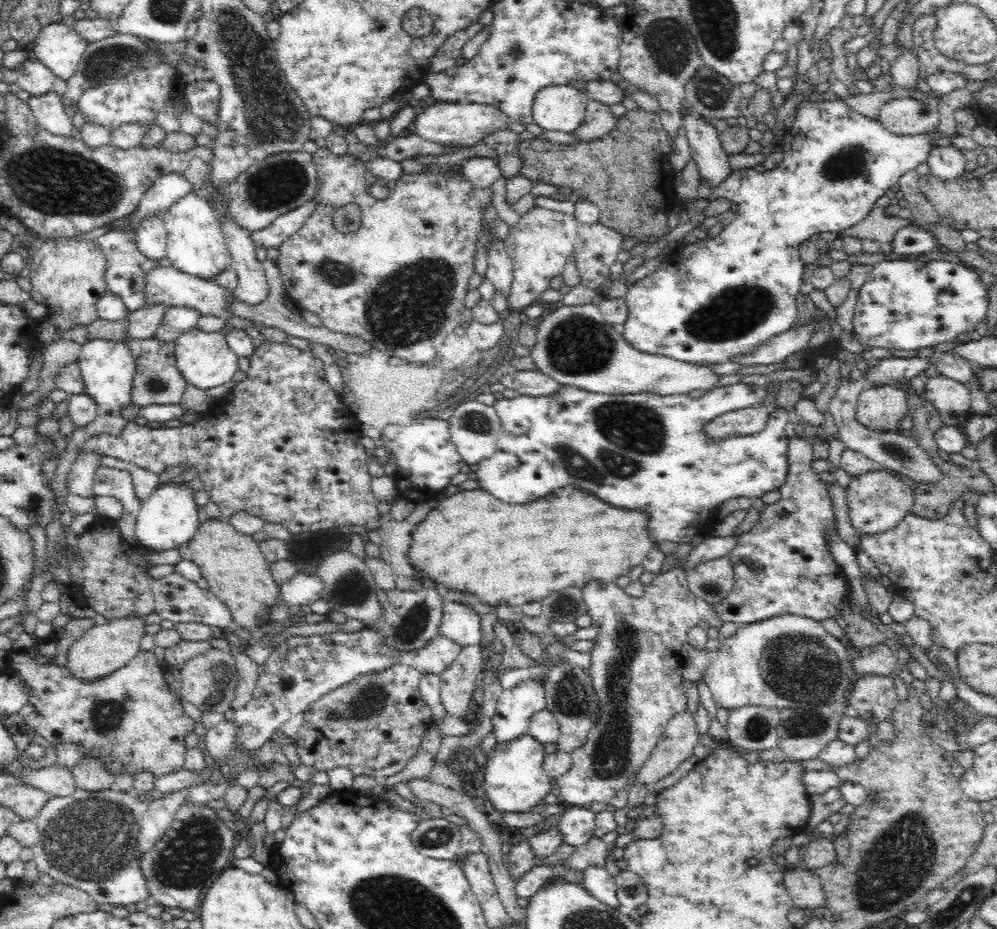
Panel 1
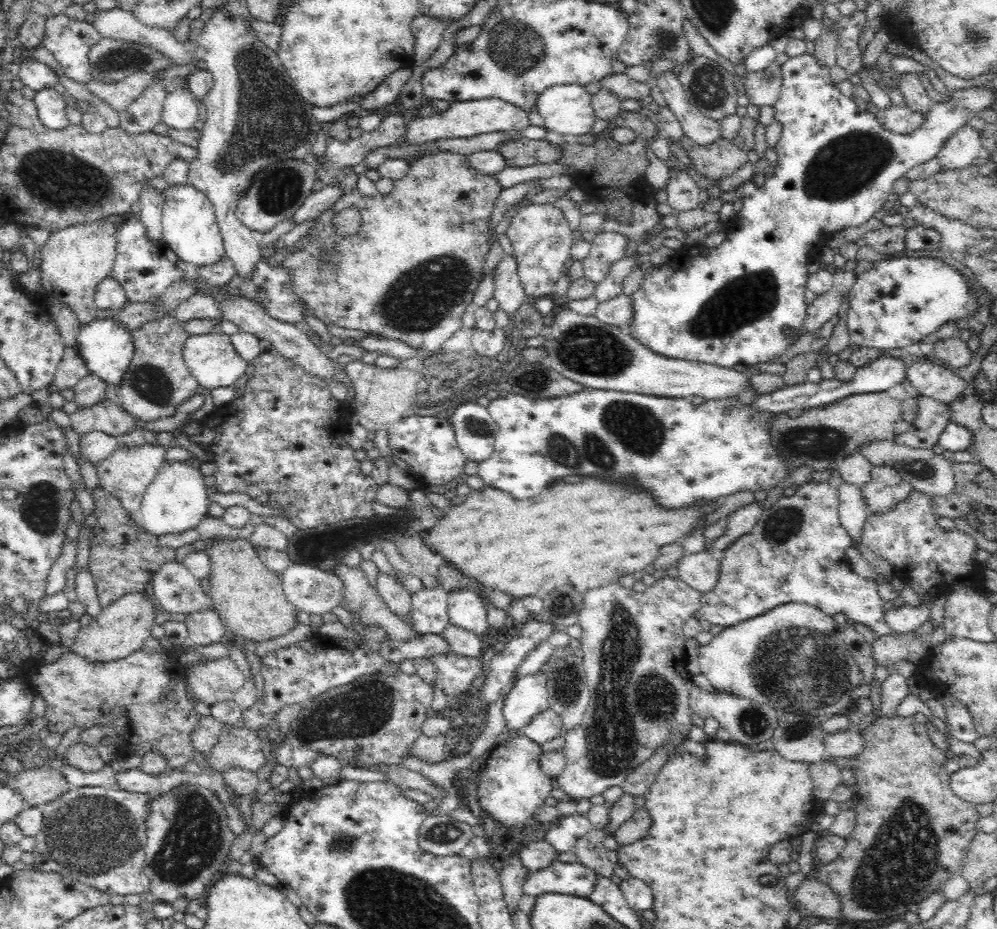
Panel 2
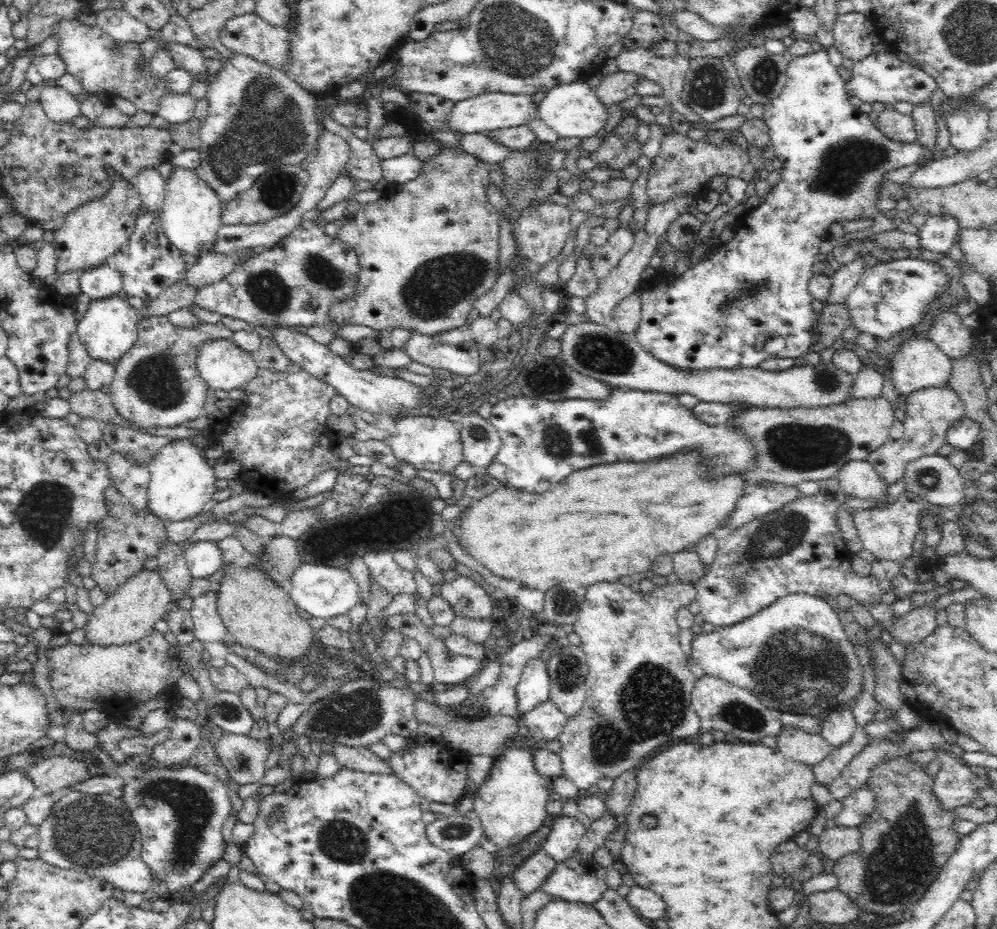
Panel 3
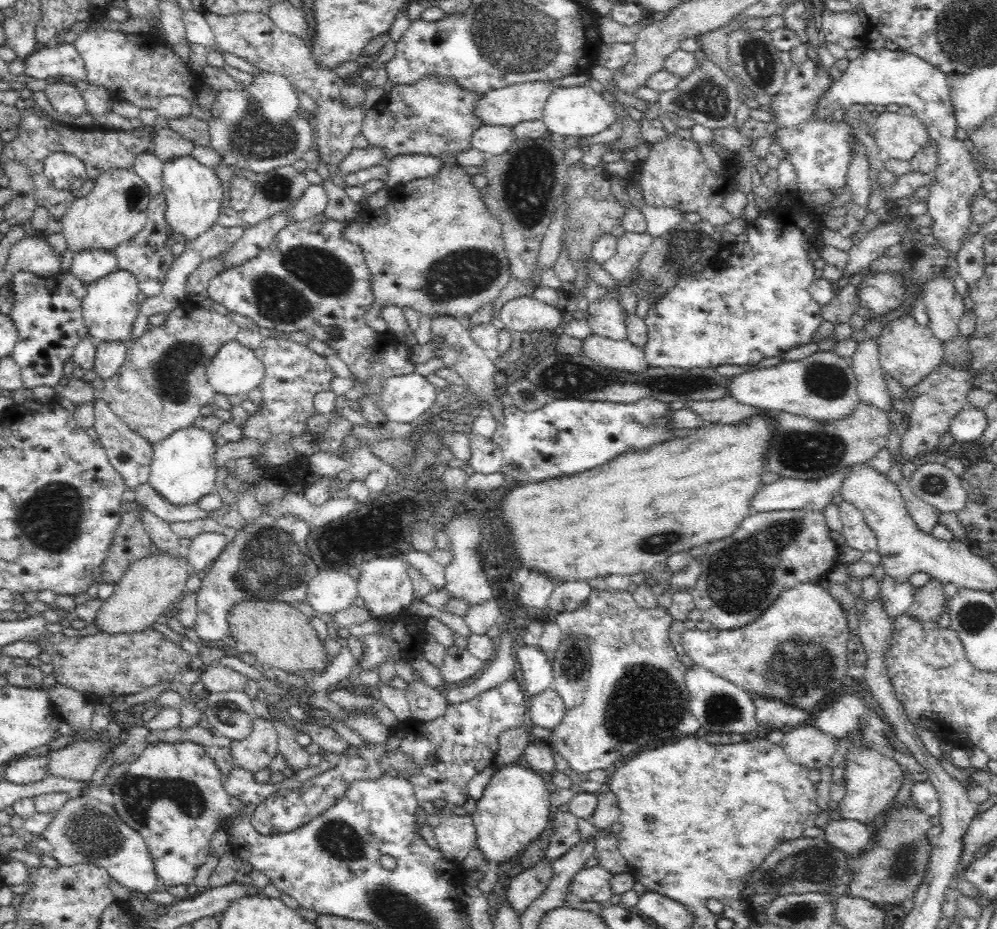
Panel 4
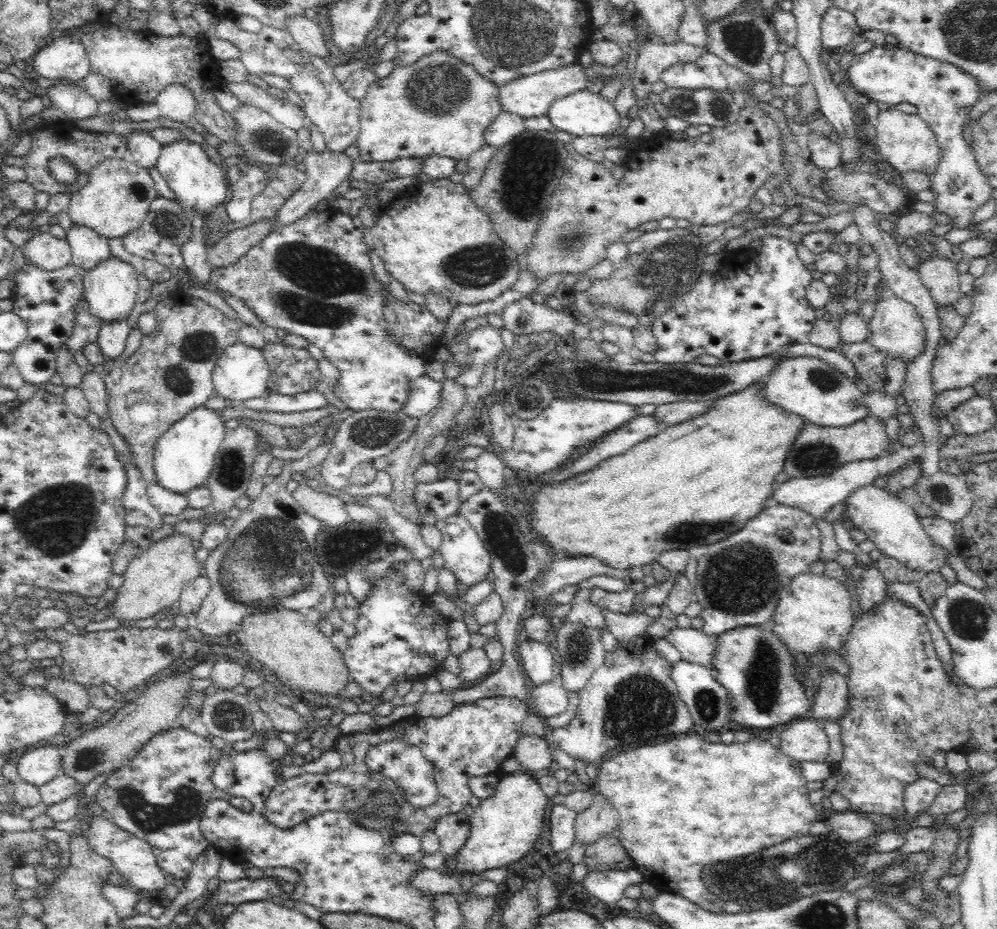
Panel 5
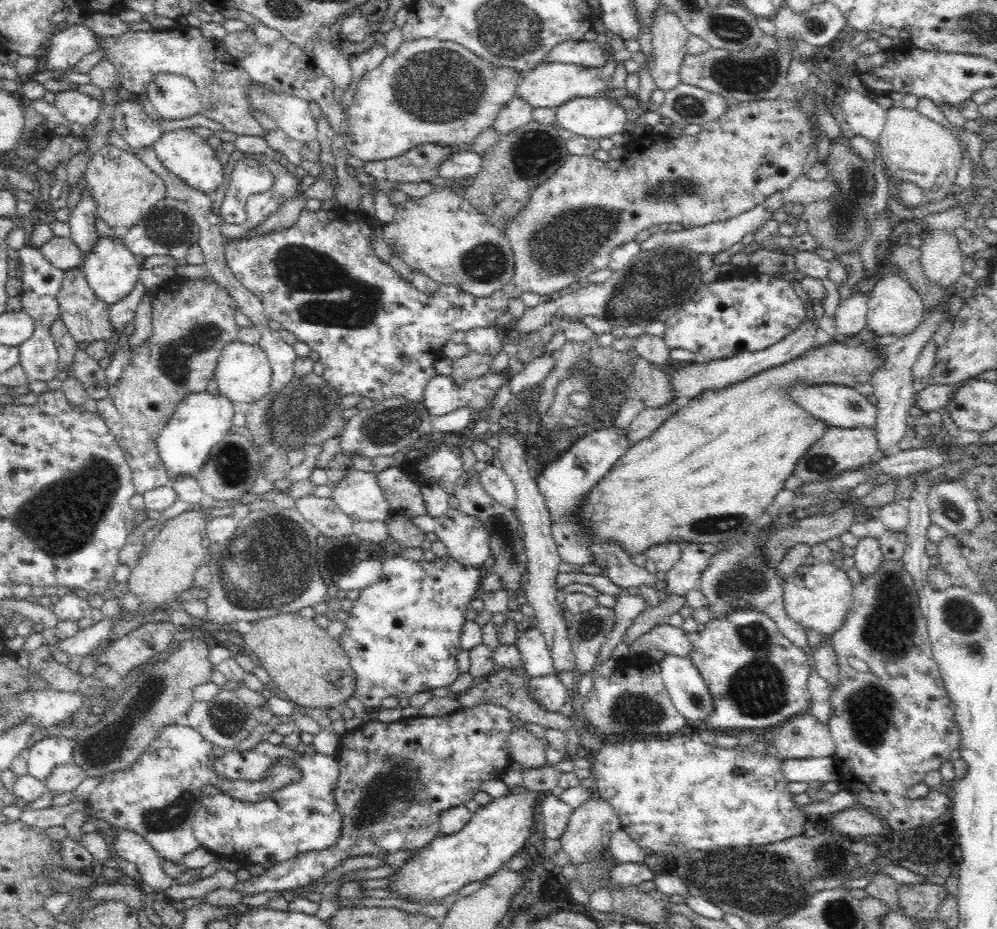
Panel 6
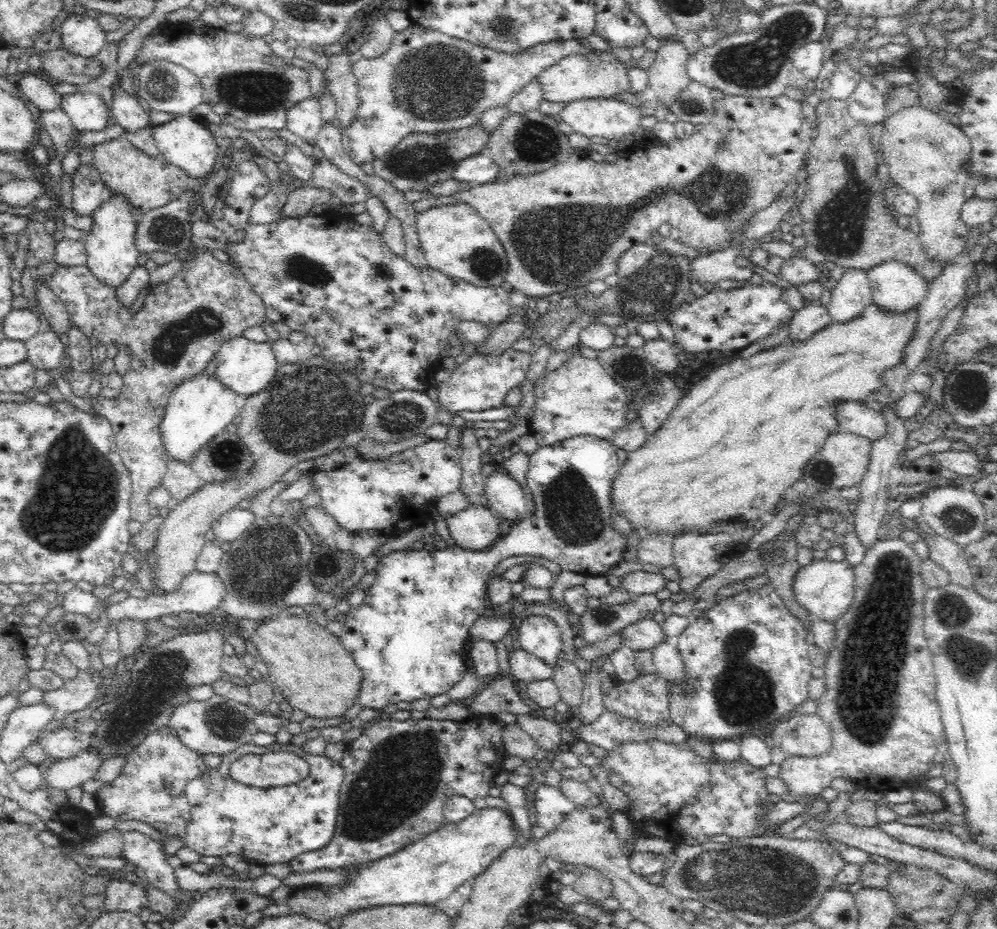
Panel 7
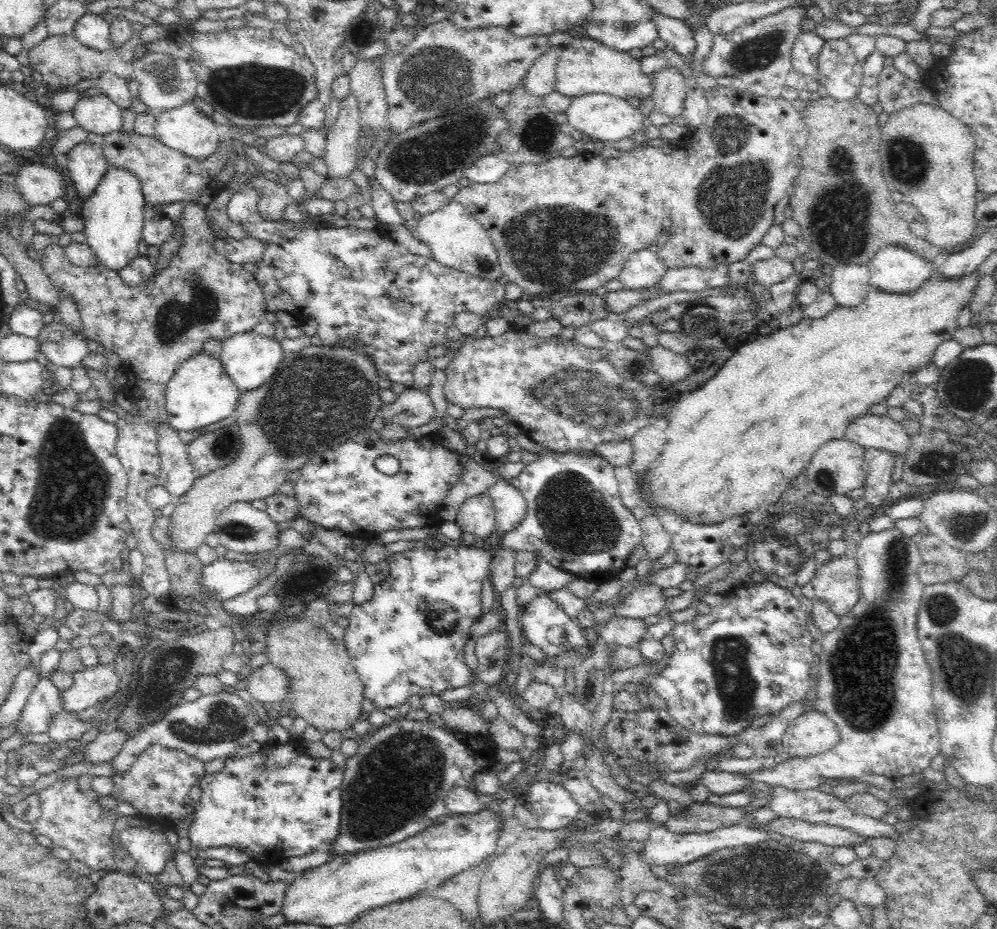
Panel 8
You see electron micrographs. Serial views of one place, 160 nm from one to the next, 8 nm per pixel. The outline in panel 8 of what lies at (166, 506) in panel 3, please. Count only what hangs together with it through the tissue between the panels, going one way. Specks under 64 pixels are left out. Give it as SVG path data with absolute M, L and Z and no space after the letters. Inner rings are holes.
M203 350L199 354L193 355L185 361L172 376L172 379L168 382L166 396L167 405L167 422L174 430L180 430L180 432L188 432L201 426L218 422L222 418L233 416L236 411L236 406L241 396L241 392L236 387L236 384L224 373L222 362L220 357L212 357L209 352Z

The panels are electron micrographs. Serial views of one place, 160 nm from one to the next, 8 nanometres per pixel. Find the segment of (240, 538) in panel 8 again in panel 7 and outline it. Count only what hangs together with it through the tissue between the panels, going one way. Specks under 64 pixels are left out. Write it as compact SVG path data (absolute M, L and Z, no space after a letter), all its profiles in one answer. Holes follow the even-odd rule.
M234 507L215 520L211 529L215 538L221 538L223 542L230 543L244 536L255 520L256 517L250 509Z

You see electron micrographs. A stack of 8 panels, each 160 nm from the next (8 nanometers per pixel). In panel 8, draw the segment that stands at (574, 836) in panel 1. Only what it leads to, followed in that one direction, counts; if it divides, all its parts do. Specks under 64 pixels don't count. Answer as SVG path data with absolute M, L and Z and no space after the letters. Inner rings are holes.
M534 780L528 788L528 799L540 829L556 831L577 823L580 809L562 784Z

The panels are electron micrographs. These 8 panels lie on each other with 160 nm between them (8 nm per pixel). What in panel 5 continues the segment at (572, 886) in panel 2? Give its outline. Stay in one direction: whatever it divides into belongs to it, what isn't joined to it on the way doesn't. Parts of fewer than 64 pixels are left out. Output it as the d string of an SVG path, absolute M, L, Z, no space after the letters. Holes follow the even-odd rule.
M638 869L612 870L588 873L584 878L584 889L598 898L608 907L614 907L615 903L625 896L625 890L630 886L638 886L644 883L644 878Z

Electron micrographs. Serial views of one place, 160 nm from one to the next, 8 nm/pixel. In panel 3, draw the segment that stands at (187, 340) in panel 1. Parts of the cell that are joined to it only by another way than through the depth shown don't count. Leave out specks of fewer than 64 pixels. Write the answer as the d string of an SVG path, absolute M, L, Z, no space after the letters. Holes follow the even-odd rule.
M232 339L208 341L200 346L196 365L212 390L242 390L258 376L258 365Z

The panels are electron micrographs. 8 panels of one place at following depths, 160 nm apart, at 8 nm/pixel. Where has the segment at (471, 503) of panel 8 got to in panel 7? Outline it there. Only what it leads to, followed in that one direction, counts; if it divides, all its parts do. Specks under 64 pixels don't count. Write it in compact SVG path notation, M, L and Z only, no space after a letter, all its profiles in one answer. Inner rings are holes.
M469 504L446 521L455 546L466 550L488 549L504 531L496 512L481 504Z

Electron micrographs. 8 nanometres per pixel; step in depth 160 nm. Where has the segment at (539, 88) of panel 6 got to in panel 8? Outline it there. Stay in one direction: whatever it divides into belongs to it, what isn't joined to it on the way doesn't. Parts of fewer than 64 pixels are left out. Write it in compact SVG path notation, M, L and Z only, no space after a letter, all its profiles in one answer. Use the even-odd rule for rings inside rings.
M570 36L571 42L562 47L555 72L555 89L572 99L584 94L610 94L623 97L625 101L633 96L635 100L650 99L653 91L651 74L642 71L641 61L631 52L614 50L586 36Z

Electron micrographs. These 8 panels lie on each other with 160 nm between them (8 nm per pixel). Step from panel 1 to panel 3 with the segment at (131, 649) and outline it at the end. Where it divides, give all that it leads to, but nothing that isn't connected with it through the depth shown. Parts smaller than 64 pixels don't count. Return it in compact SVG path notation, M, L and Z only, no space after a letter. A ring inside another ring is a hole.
M158 568L138 570L124 584L120 584L118 590L107 597L104 604L94 608L89 622L84 627L86 642L110 646L110 644L136 642L144 636L150 636L155 629L154 624L162 620L170 602L173 602L172 595L172 591L160 576Z

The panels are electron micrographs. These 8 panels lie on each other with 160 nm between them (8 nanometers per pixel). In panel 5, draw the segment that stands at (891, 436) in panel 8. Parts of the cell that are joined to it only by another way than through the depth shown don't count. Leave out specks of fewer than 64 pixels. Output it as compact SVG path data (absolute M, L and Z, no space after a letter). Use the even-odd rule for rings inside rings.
M798 356L786 359L771 375L762 378L760 382L766 385L762 395L768 403L797 414L810 424L840 428L872 415L866 407L864 395L858 390L855 382L818 358Z

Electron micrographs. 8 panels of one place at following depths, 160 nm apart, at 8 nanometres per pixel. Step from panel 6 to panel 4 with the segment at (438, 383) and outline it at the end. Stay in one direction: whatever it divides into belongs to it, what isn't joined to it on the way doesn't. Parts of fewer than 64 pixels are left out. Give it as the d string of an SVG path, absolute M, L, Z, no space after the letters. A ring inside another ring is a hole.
M416 372L406 376L392 376L380 396L382 409L394 422L415 422L427 411L432 412L441 401L436 387Z

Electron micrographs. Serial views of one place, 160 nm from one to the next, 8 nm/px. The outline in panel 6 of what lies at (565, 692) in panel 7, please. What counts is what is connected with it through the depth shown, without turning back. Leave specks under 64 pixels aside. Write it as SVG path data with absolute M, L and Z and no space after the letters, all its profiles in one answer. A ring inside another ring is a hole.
M504 430L499 436L500 445L498 448L498 466L514 483L517 492L517 505L515 515L521 524L524 543L524 555L526 555L526 566L528 572L528 583L526 584L525 596L527 602L534 609L534 622L541 628L545 636L552 659L552 673L571 672L576 668L575 654L571 649L571 642L567 637L567 626L562 620L562 610L556 601L557 590L555 587L556 573L560 557L556 551L554 539L550 532L550 515L548 507L544 503L544 497L536 486L535 478L530 476L530 470L526 463L525 449L518 445L513 437L513 430Z

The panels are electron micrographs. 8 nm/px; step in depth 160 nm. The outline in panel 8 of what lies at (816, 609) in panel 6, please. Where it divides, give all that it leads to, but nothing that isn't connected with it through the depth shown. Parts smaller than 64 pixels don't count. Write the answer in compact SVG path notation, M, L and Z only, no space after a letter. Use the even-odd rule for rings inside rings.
M854 555L833 557L828 563L817 566L814 578L802 587L803 596L810 600L821 600L828 604L832 613L839 618L845 616L859 601L859 566Z

